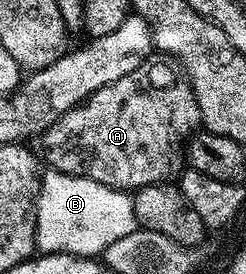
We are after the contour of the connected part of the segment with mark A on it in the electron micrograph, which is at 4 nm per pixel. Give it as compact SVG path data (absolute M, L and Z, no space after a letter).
M152 57L146 59L141 65L137 65L137 69L133 69L133 73L129 73L125 77L121 77L121 81L113 81L109 85L105 85L101 89L97 89L92 95L85 100L85 102L66 111L64 115L55 122L54 125L42 132L41 140L43 139L43 155L42 158L48 159L50 166L54 170L60 171L63 174L87 176L93 182L100 182L101 185L114 187L123 192L134 193L139 188L145 185L153 185L154 183L166 183L172 178L171 170L175 167L175 162L180 161L181 151L175 148L175 142L178 141L182 135L184 137L190 136L192 132L200 126L201 120L199 116L199 109L197 97L194 95L194 90L191 88L191 83L184 74L183 68L178 62L172 61L167 57Z

